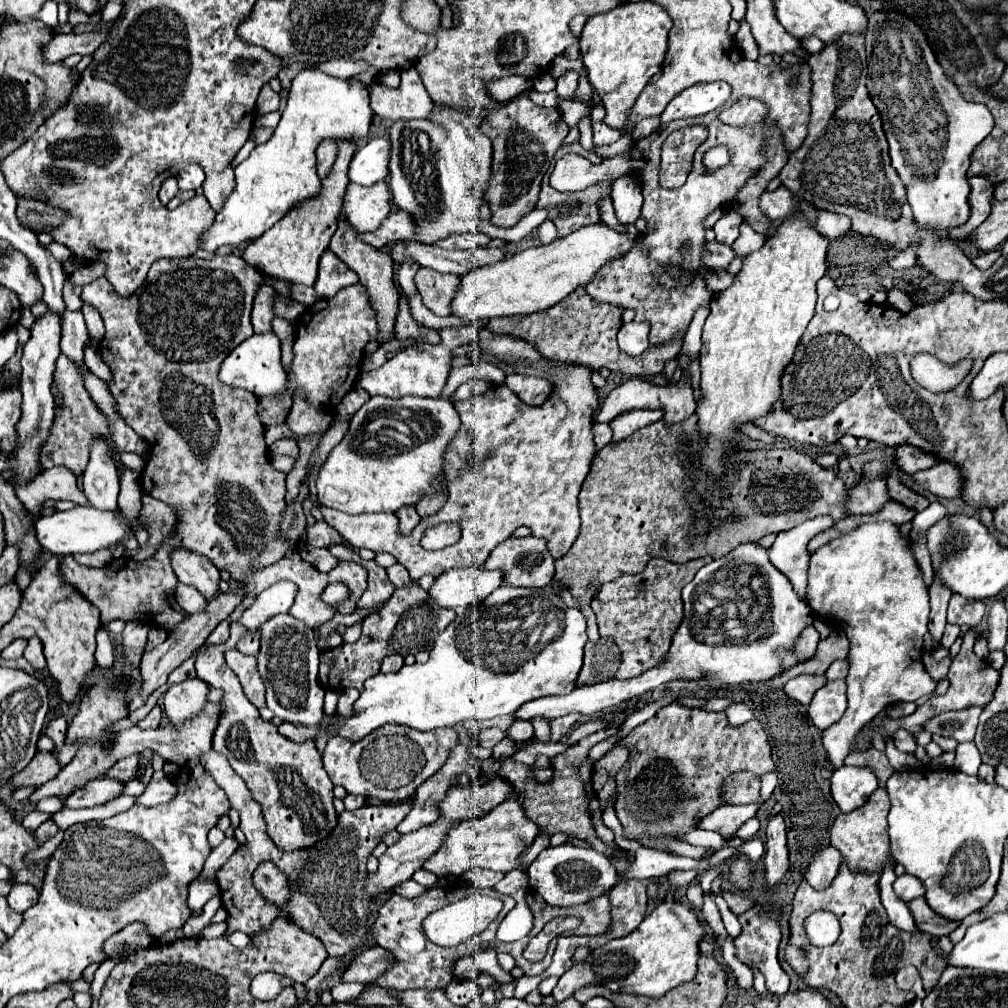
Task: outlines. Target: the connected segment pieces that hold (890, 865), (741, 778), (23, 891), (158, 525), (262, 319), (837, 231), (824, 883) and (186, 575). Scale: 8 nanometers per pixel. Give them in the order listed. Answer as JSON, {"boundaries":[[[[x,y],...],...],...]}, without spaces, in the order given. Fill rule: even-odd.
{"boundaries":[[[[889,857],[881,869],[881,881],[879,881],[881,903],[887,909],[889,921],[895,927],[909,931],[909,933],[915,933],[915,919],[913,919],[907,903],[893,895],[893,881],[895,881],[895,859]]],[[[749,771],[729,775],[721,785],[723,805],[737,805],[739,801],[759,801],[761,779]]],[[[17,883],[13,885],[11,893],[7,895],[9,907],[13,911],[17,911],[17,913],[25,913],[29,907],[33,907],[37,903],[37,899],[39,899],[39,893],[33,887],[29,887],[29,885],[17,885]]],[[[147,493],[141,495],[141,503],[143,503],[141,519],[145,519],[145,529],[149,533],[149,541],[147,541],[147,545],[139,545],[139,549],[135,549],[135,551],[125,551],[125,555],[135,561],[143,561],[143,559],[153,557],[153,553],[157,551],[161,541],[171,537],[173,527],[175,527],[175,519],[177,519],[173,507],[153,499]]],[[[271,285],[261,287],[261,291],[257,291],[255,297],[255,305],[253,305],[253,313],[251,313],[251,323],[255,333],[269,333],[271,331],[271,321],[273,321],[273,303],[275,303],[277,291]]],[[[819,211],[819,217],[815,221],[815,229],[829,239],[837,239],[837,237],[845,237],[849,233],[851,223],[849,223],[849,219],[845,219],[845,215]]],[[[829,845],[829,847],[821,849],[817,855],[811,857],[809,869],[805,873],[809,885],[813,885],[819,891],[829,887],[829,883],[835,879],[837,871],[839,871],[839,863],[841,863],[841,853],[835,847]]],[[[173,549],[171,567],[181,583],[199,589],[205,599],[211,599],[219,591],[219,569],[207,557],[189,549]]]]}

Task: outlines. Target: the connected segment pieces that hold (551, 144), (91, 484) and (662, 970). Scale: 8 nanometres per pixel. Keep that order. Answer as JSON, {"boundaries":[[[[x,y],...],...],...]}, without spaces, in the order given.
{"boundaries":[[[[521,93],[505,107],[493,109],[485,117],[481,131],[493,141],[491,179],[485,195],[485,203],[491,209],[491,223],[497,227],[513,227],[537,205],[543,175],[569,133],[569,127],[557,109],[535,105],[527,93]]],[[[95,439],[89,451],[89,463],[83,473],[83,493],[99,511],[115,511],[119,495],[119,477],[115,461],[107,455],[105,439]]],[[[663,901],[641,921],[633,933],[593,949],[585,963],[575,963],[575,967],[559,979],[551,995],[555,1001],[563,1001],[571,997],[579,987],[593,983],[605,985],[609,991],[617,993],[623,991],[645,997],[663,997],[673,987],[679,987],[695,977],[699,941],[703,937],[705,929],[699,913],[693,907],[679,901]]]]}

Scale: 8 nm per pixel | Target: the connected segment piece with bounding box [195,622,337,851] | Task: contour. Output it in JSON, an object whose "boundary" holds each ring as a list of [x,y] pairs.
{"boundary":[[[233,622],[230,624],[230,637],[225,643],[197,649],[197,677],[213,687],[223,689],[223,715],[219,717],[211,745],[217,753],[223,753],[229,759],[233,771],[253,793],[253,799],[261,803],[269,837],[285,851],[305,849],[325,839],[325,835],[333,831],[337,819],[333,809],[333,785],[329,783],[329,777],[321,767],[321,755],[317,753],[315,745],[299,745],[281,737],[277,733],[277,727],[273,723],[265,723],[257,707],[253,707],[253,703],[245,699],[237,675],[229,671],[223,653],[235,648],[247,633],[249,630],[245,626]]]}

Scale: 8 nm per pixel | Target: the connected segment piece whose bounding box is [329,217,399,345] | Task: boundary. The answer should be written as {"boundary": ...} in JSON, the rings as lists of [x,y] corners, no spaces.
{"boundary":[[[343,217],[339,219],[339,227],[331,239],[331,245],[329,249],[349,267],[353,269],[357,275],[359,275],[359,283],[367,289],[367,295],[369,295],[369,303],[375,311],[375,317],[377,317],[377,325],[379,325],[379,335],[377,335],[377,343],[379,345],[385,345],[393,339],[393,333],[395,333],[395,317],[399,313],[399,293],[393,285],[393,261],[389,255],[381,253],[379,249],[373,249],[369,247],[367,243],[361,243],[361,239],[357,239],[357,233],[353,229],[349,229],[349,223],[343,221]]]}

